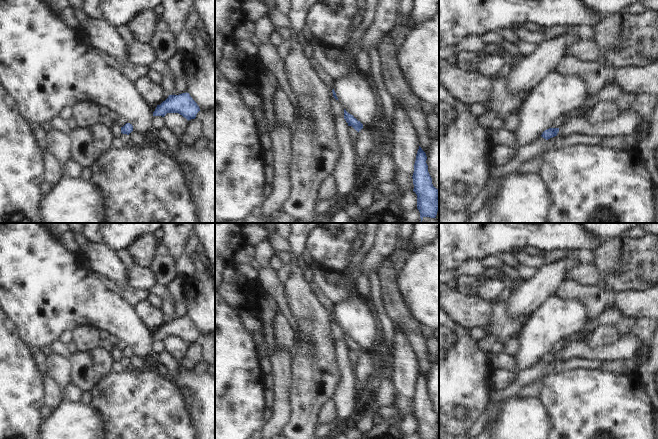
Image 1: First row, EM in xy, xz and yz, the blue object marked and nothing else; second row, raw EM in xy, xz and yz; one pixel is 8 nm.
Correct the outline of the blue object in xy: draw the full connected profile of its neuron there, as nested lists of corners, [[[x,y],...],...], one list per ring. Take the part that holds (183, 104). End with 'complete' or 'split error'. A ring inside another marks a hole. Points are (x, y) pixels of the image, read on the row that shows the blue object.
[[[186,92],[179,95],[169,95],[165,101],[157,105],[153,116],[164,117],[167,113],[179,113],[189,121],[195,119],[199,111],[197,103]]] | complete

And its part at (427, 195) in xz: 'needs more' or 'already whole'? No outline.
already whole

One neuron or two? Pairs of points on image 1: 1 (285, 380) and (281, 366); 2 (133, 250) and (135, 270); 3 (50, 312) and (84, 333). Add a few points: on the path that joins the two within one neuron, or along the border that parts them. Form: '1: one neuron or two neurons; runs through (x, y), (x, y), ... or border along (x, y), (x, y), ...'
1: one neuron; runs through (282, 377), (281, 369)
2: two neurons; border along (134, 263), (148, 268)
3: two neurons; border along (77, 327), (90, 325), (98, 329)

